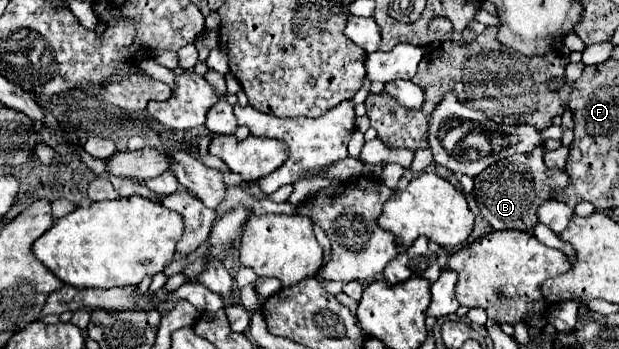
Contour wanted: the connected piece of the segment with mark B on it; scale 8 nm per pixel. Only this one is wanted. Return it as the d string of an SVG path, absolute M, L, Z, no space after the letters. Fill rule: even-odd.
M543 147L535 149L535 153L529 155L513 155L509 159L503 159L491 167L487 167L483 173L475 177L475 201L479 205L481 215L491 223L493 229L517 229L517 231L533 231L537 223L537 209L543 201L551 199L553 191L565 189L569 177L559 173L551 173L551 169L543 163Z

